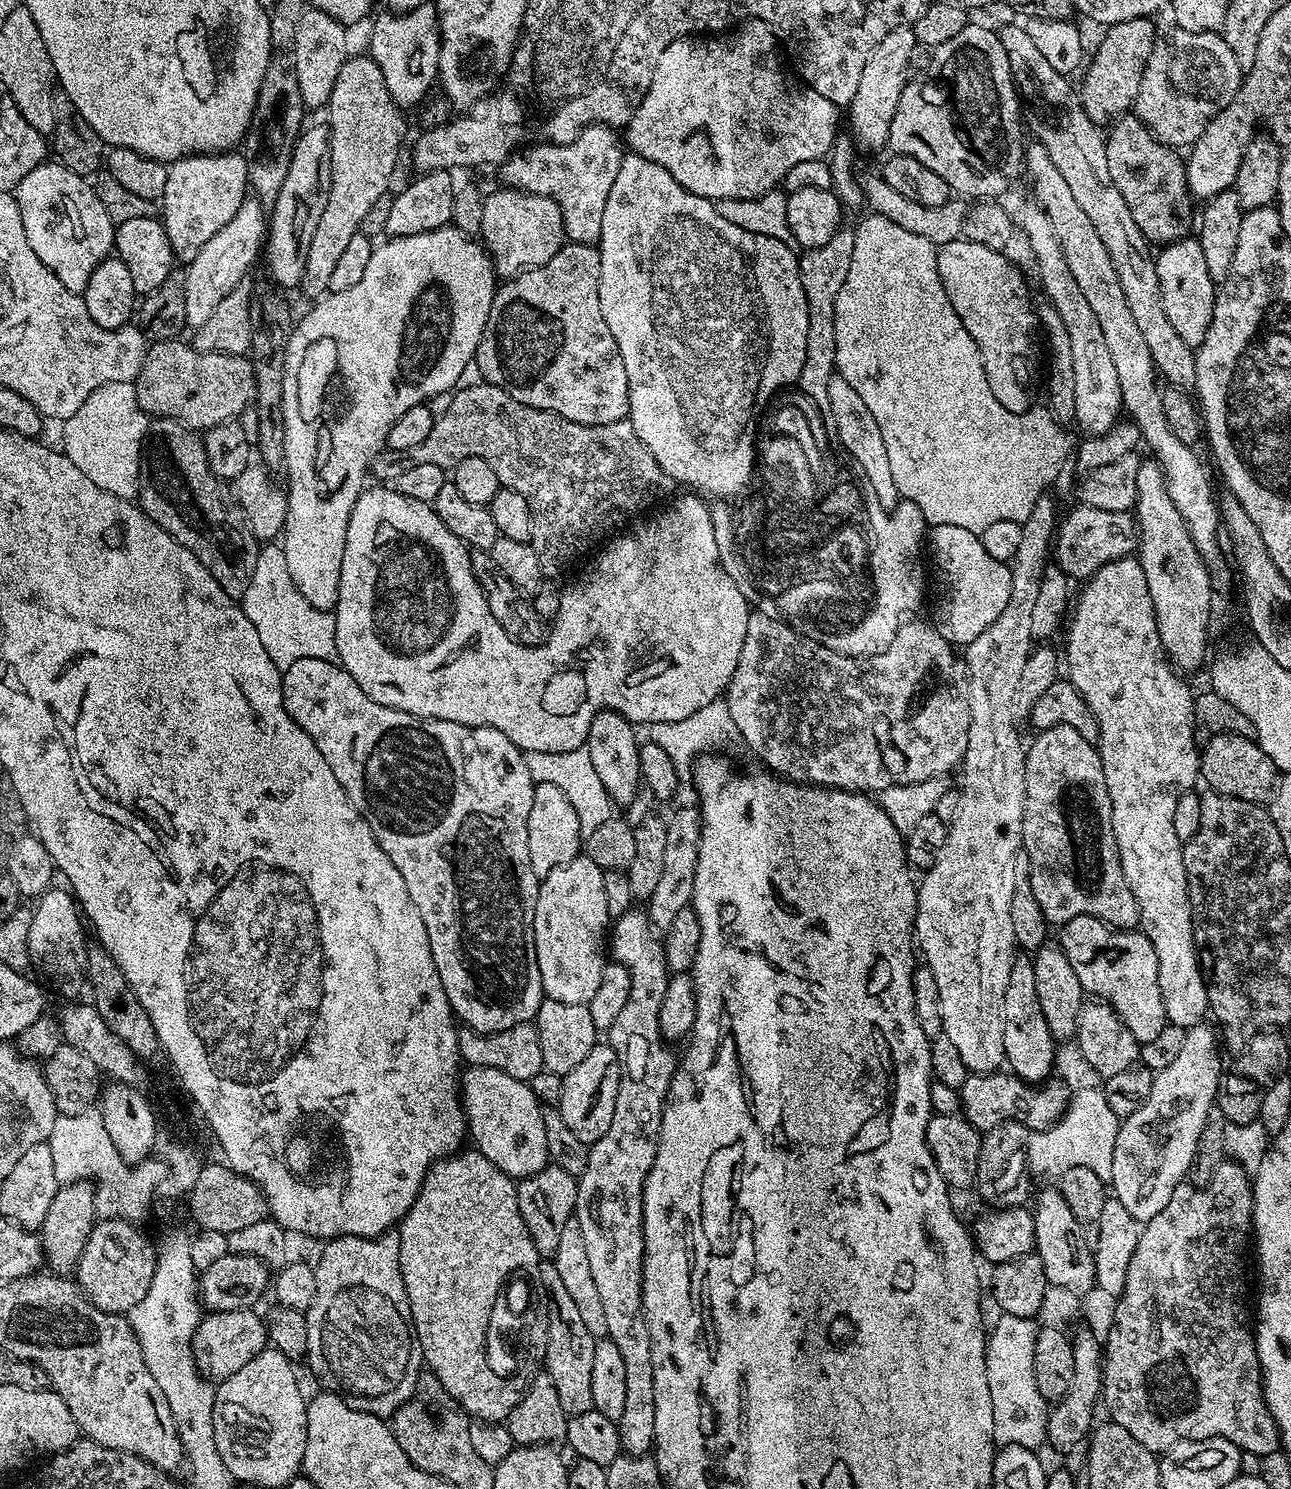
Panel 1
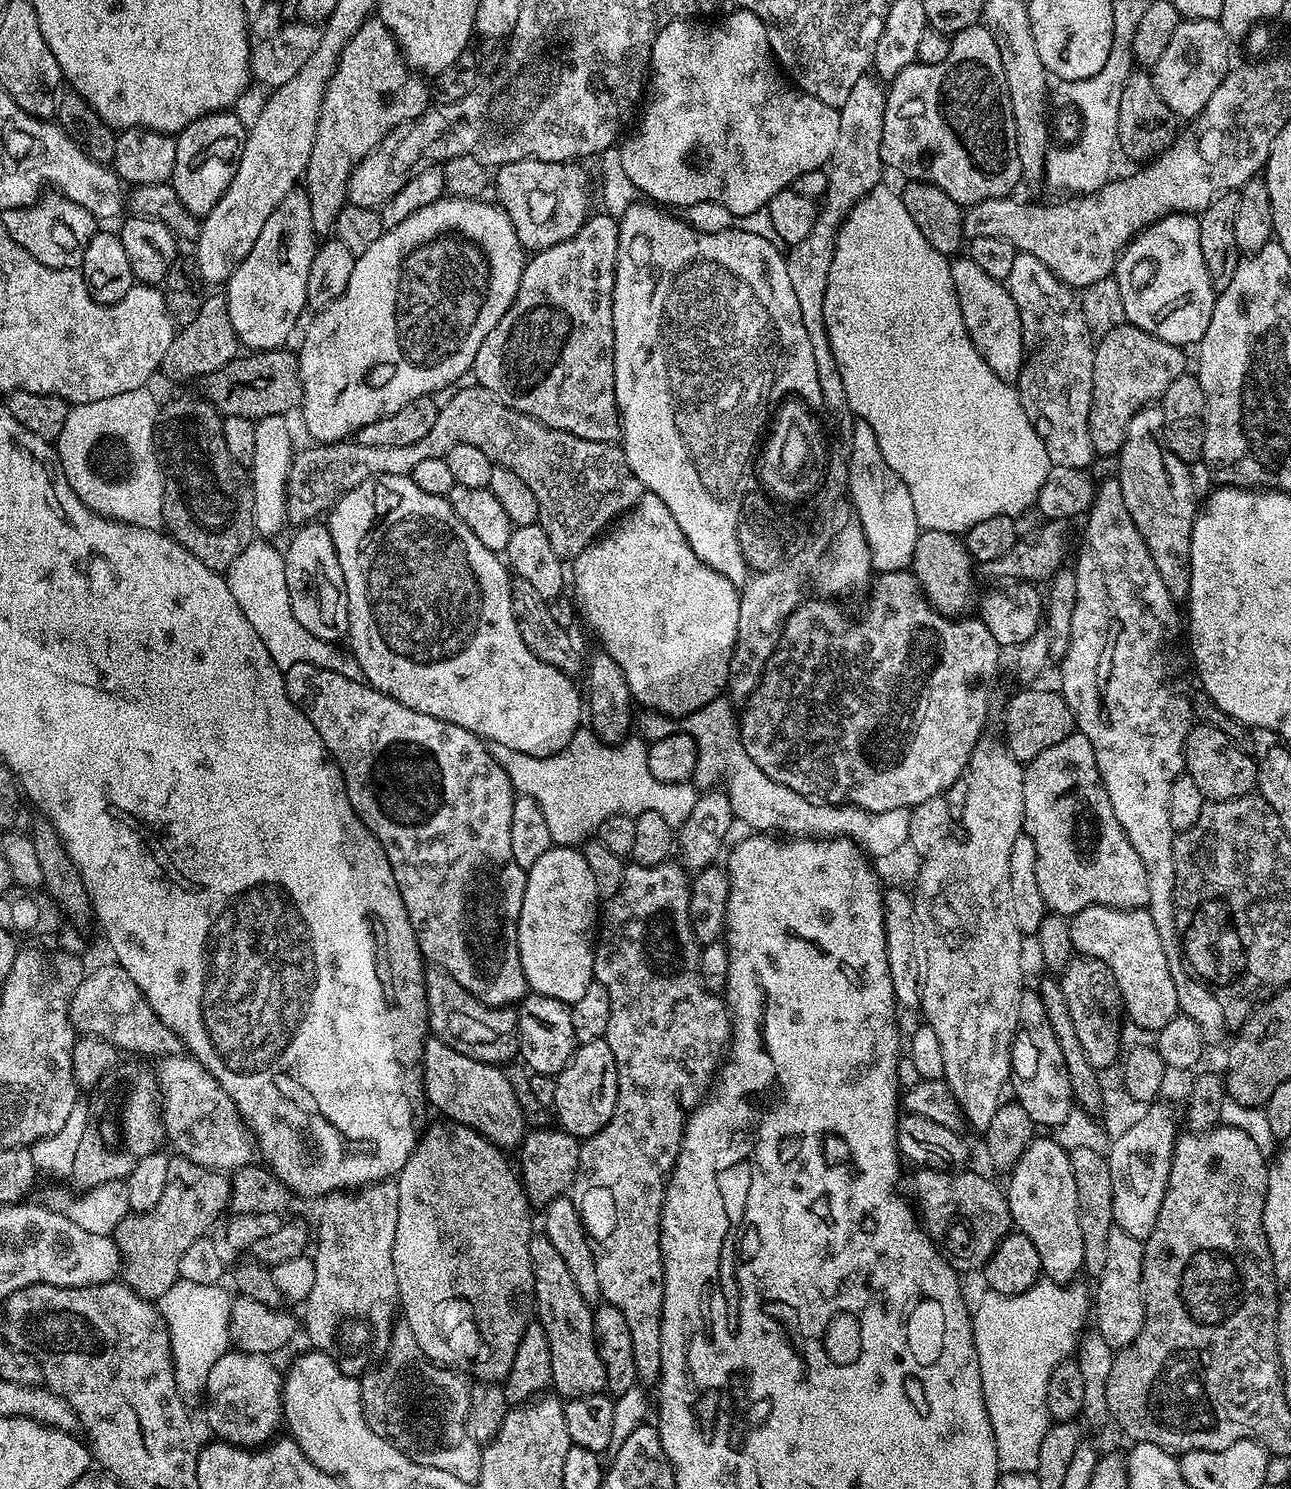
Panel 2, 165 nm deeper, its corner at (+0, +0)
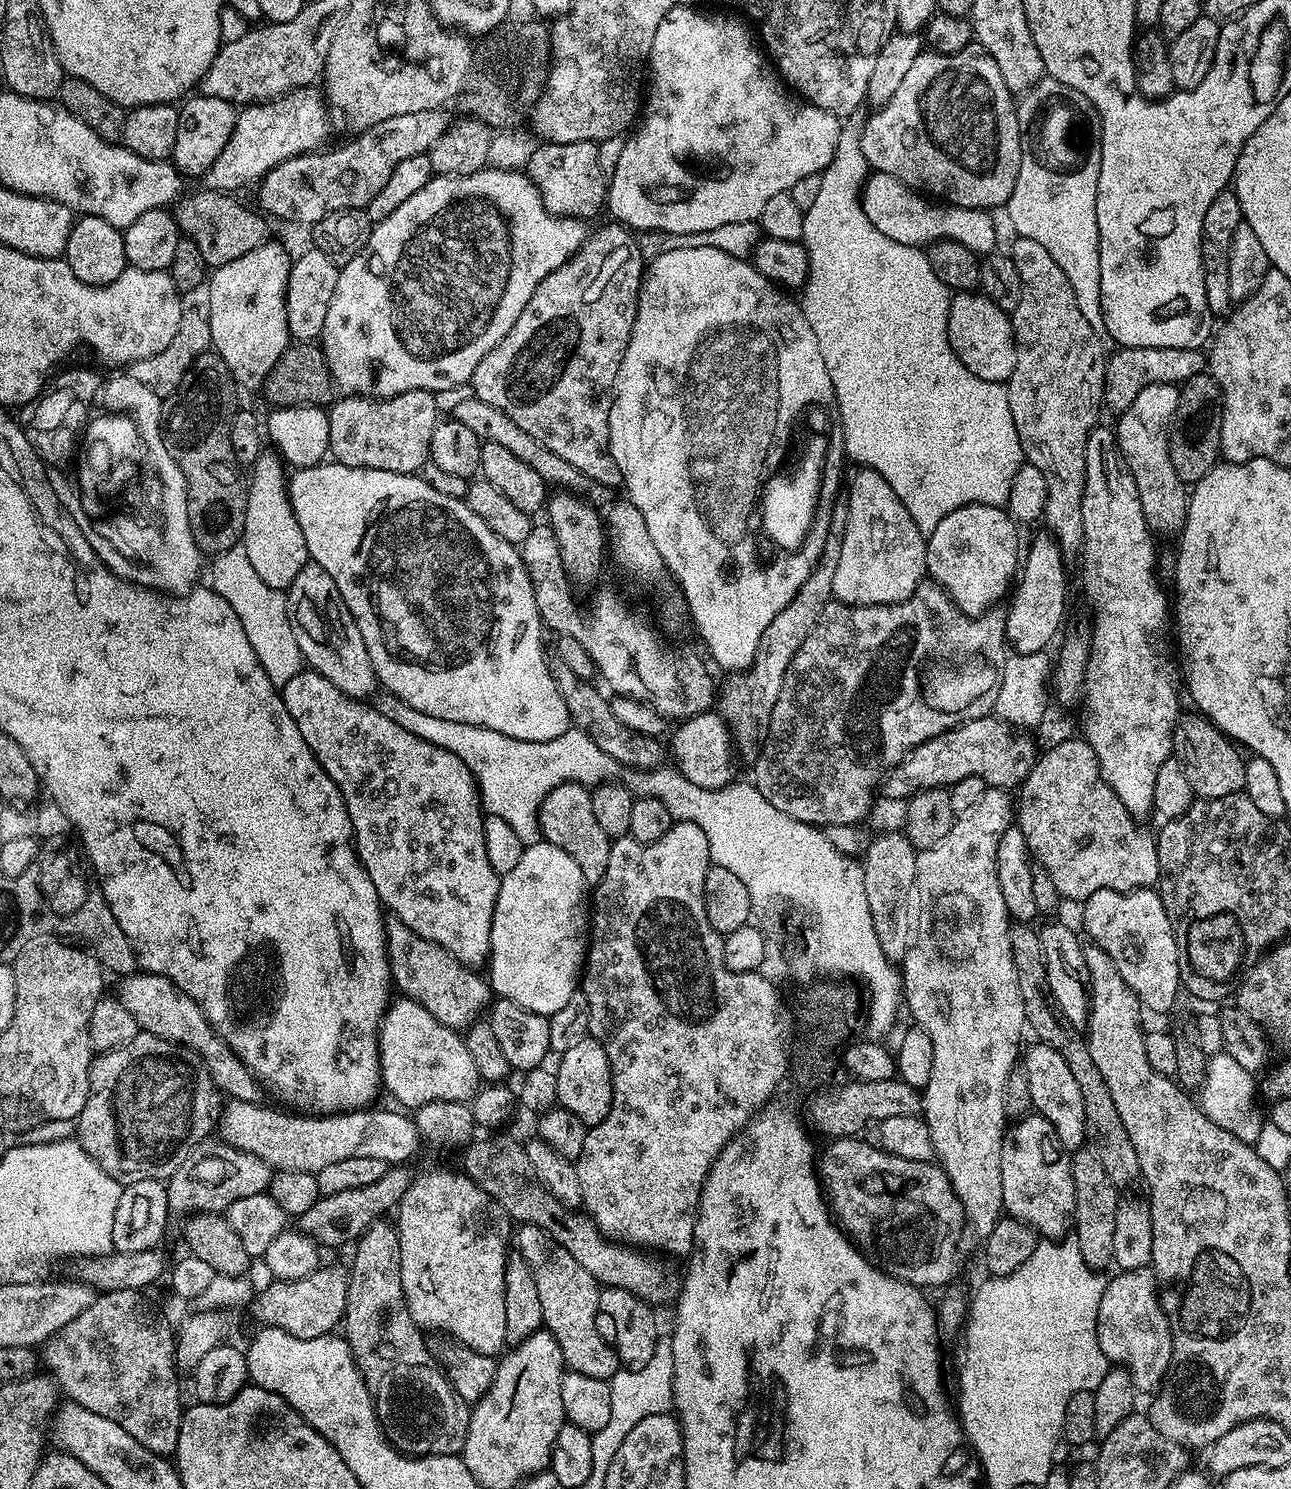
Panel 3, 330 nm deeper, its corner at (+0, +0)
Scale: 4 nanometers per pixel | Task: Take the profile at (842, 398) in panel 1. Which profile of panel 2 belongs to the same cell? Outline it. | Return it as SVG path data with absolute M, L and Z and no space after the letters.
M857 420L850 438L850 462L848 463L848 494L850 505L861 523L865 534L873 569L877 573L902 572L911 565L914 542L922 531L918 514L914 514L914 502L906 482L886 466L874 430L864 420Z

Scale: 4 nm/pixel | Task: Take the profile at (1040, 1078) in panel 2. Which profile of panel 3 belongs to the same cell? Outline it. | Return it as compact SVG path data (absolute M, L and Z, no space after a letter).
M1036 1042L1027 1052L1028 1049L1022 1056L1022 1071L1030 1086L1032 1108L1042 1118L1046 1118L1050 1126L1054 1126L1054 1134L1058 1134L1058 1142L1062 1142L1065 1152L1071 1154L1081 1151L1088 1138L1086 1110L1082 1107L1082 1090L1078 1090L1078 1082L1074 1079L1070 1066L1066 1066L1066 1058L1062 1058L1058 1050L1043 1042Z

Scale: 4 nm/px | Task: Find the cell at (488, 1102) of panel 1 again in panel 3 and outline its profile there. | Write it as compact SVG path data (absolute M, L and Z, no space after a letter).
M396 998L388 1005L378 1033L380 1078L386 1092L400 1105L415 1110L426 1102L468 1102L481 1087L482 1079L467 1050L465 1037L448 1028L430 1010L407 998Z

